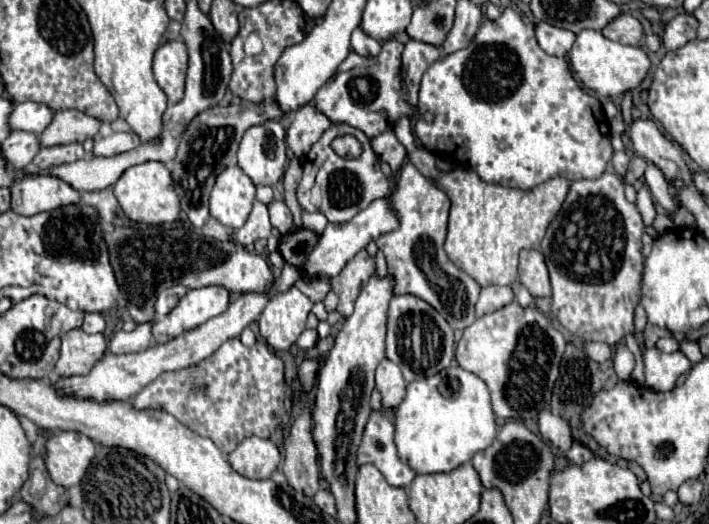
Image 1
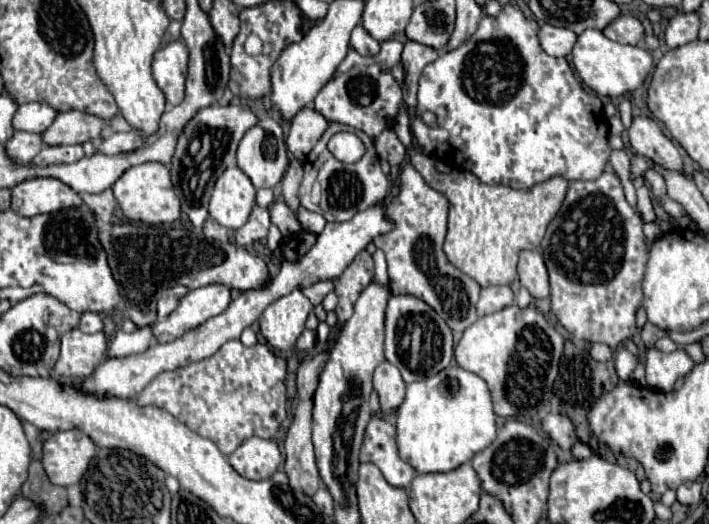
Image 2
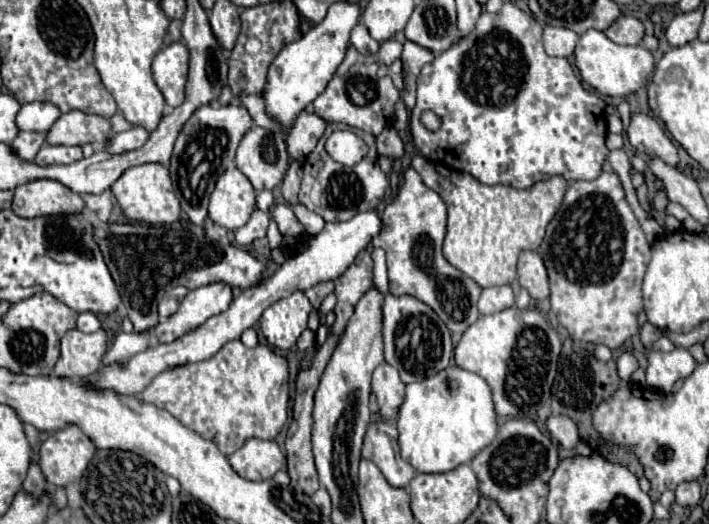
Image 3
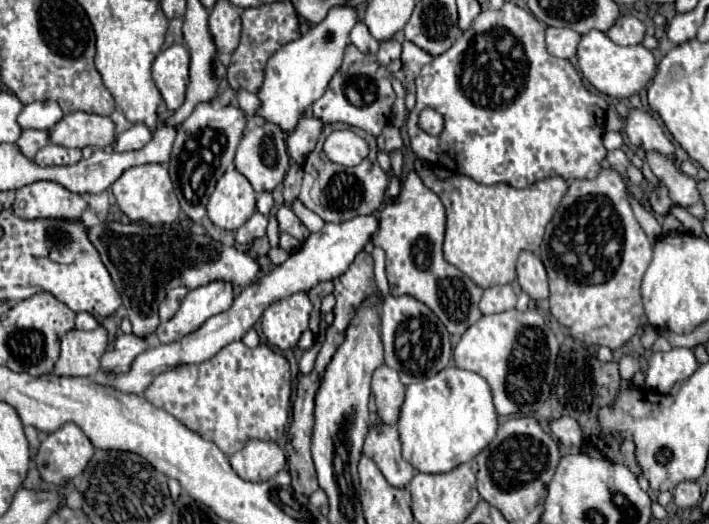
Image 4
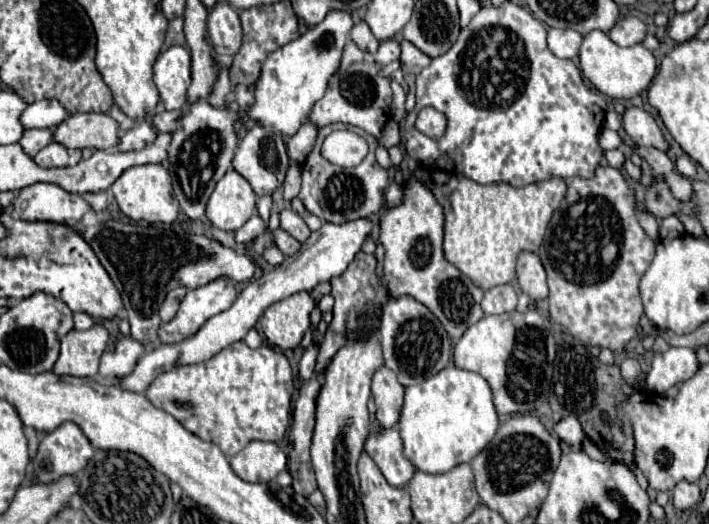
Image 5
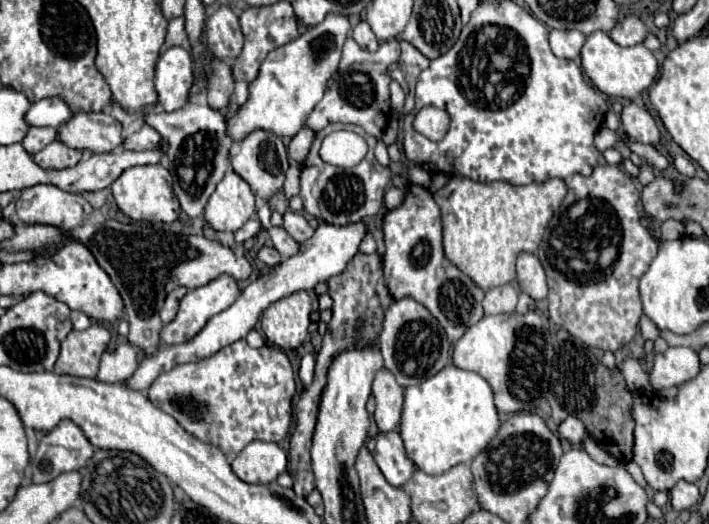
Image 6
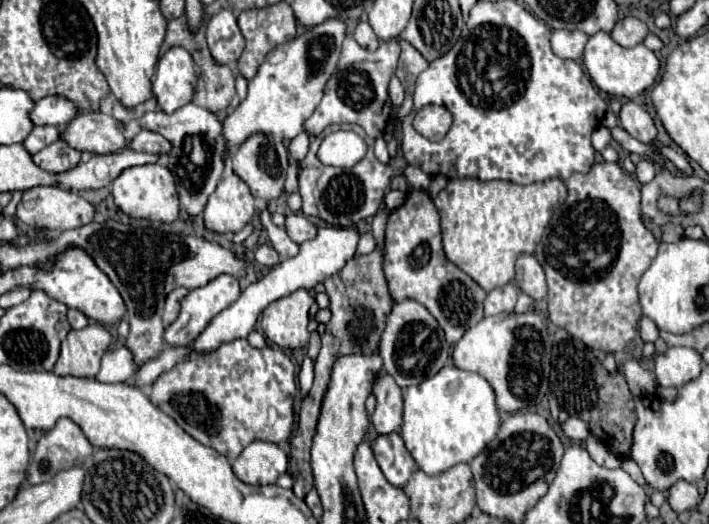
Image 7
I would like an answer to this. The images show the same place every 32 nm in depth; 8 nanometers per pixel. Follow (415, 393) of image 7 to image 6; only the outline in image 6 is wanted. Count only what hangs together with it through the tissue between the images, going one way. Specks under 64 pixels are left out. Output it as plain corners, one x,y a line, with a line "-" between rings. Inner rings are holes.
444,366
436,376
404,392
400,436
410,460
426,474
444,474
456,464
472,462
496,436
498,426
492,388
476,372

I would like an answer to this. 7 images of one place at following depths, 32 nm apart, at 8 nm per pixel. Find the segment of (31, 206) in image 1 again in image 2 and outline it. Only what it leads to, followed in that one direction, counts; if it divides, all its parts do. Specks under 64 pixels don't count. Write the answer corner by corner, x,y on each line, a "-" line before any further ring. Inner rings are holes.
32,178
12,188
12,210
26,218
80,206
82,198
56,178

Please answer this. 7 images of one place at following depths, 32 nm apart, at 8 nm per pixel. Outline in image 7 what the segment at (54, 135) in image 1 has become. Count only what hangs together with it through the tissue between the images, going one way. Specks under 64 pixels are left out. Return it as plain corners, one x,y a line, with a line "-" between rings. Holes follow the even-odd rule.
82,112
80,116
76,116
64,130
62,130
62,138
76,150
88,150
92,154
112,154
124,148
124,144
128,144
128,138
124,136
124,124
118,122
112,116
100,114
100,112

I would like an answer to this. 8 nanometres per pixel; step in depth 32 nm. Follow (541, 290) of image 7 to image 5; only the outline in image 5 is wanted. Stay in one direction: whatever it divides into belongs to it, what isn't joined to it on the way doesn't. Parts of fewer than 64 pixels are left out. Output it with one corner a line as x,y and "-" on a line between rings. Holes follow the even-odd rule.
522,252
518,256
516,264
518,272
518,284
522,292
526,292
534,300
542,300
548,296
548,284
546,284
546,272
540,264
540,258
532,252

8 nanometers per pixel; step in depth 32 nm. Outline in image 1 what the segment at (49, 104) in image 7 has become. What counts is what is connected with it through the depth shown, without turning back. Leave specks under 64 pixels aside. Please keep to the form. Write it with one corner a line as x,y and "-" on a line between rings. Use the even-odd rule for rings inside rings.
14,102
14,110
10,114
12,130
26,130
34,134
42,134
44,128
52,122
54,110
46,104
38,102

